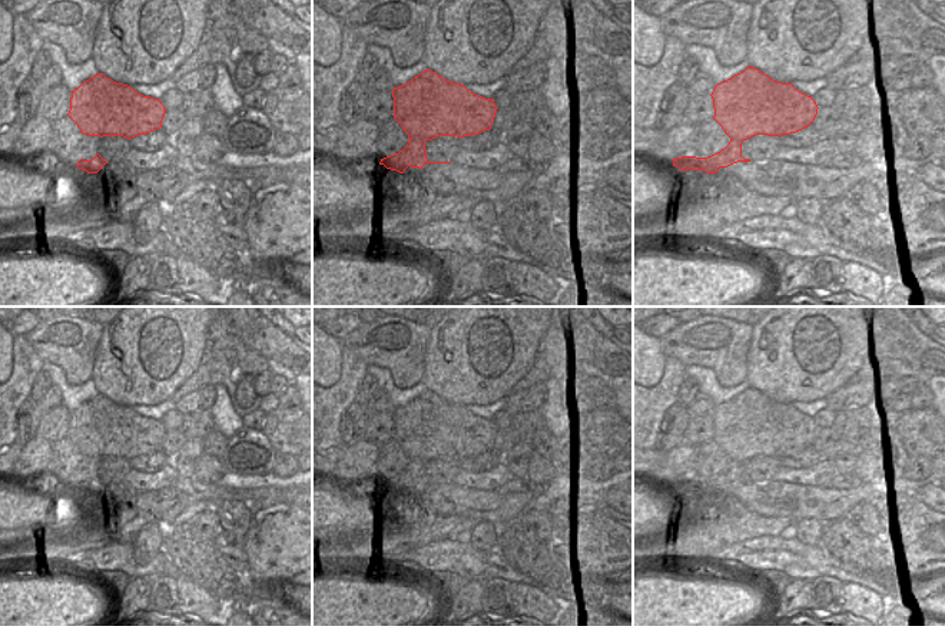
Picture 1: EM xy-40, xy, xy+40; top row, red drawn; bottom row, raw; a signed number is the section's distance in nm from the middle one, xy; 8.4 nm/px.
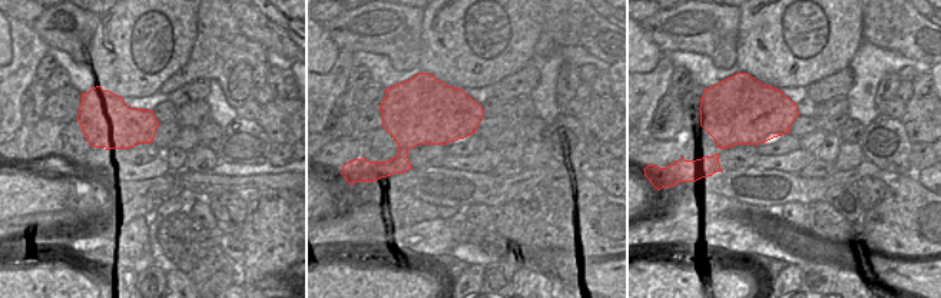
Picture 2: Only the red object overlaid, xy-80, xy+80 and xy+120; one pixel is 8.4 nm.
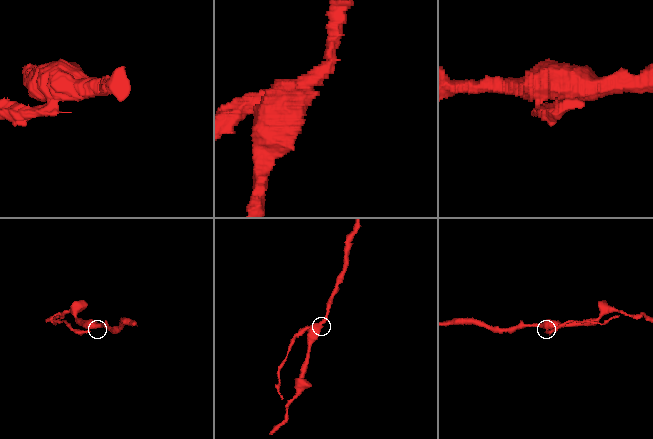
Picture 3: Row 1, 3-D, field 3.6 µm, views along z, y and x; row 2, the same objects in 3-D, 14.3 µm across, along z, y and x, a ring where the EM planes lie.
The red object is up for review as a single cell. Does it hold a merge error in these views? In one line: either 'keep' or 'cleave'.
cleave

